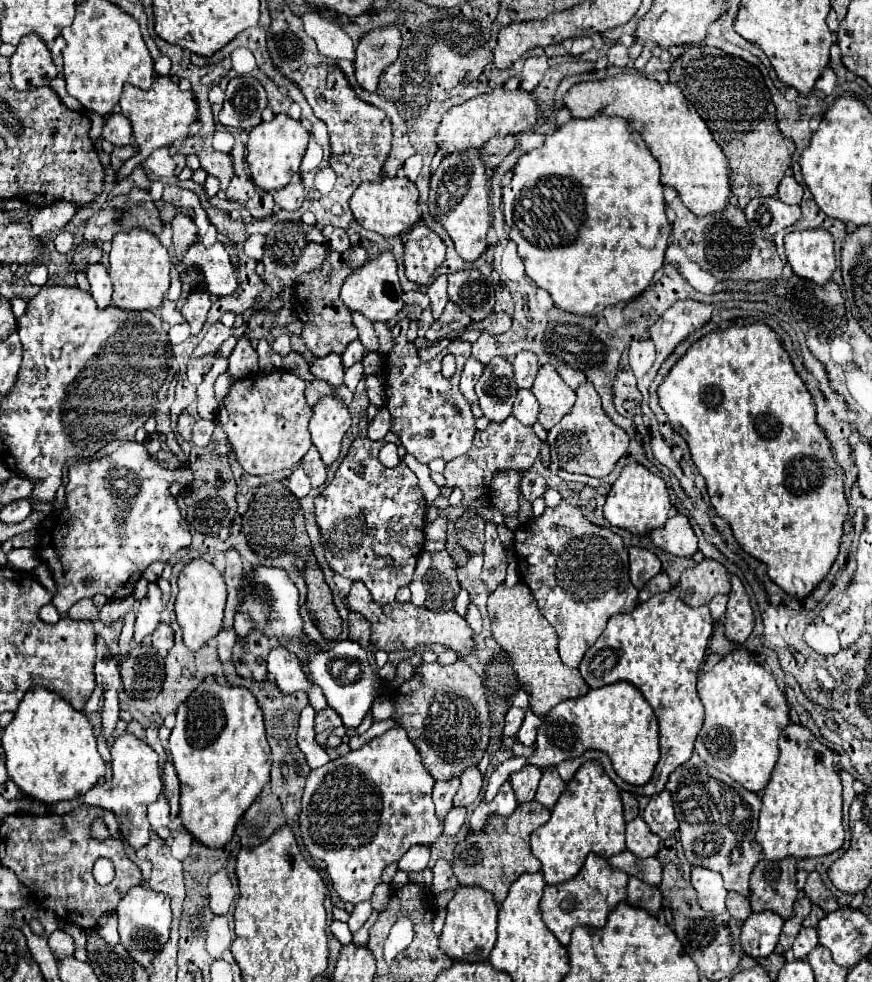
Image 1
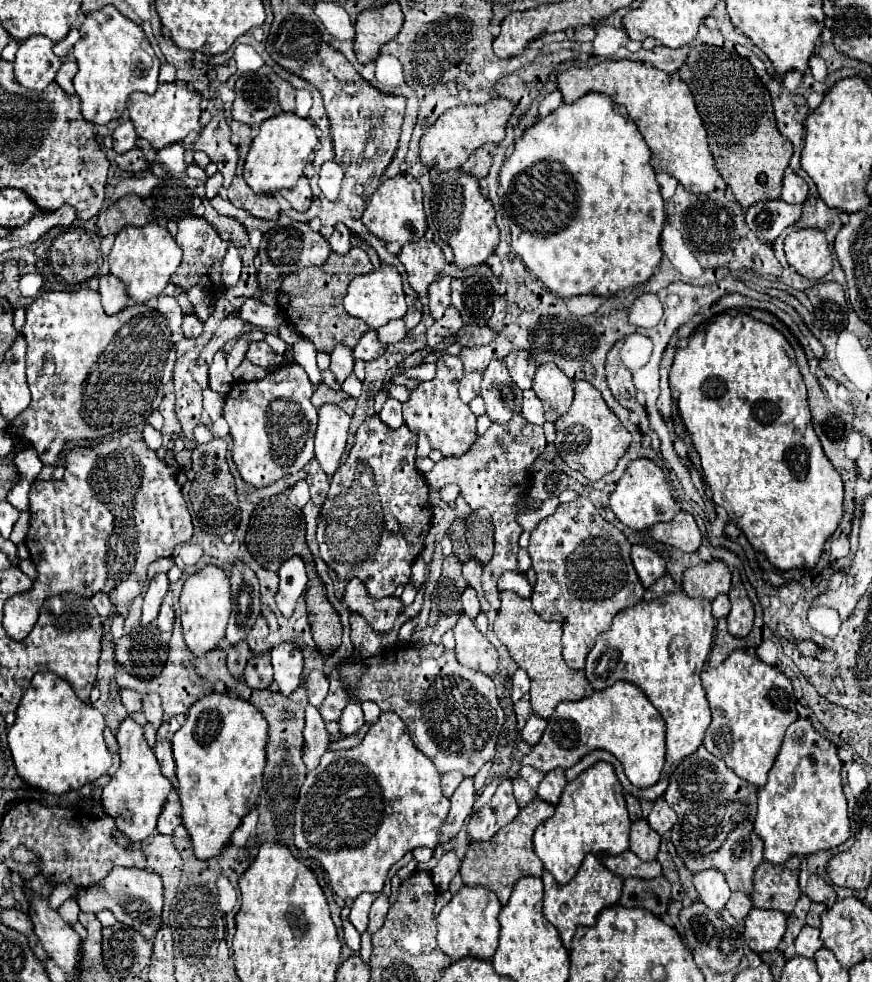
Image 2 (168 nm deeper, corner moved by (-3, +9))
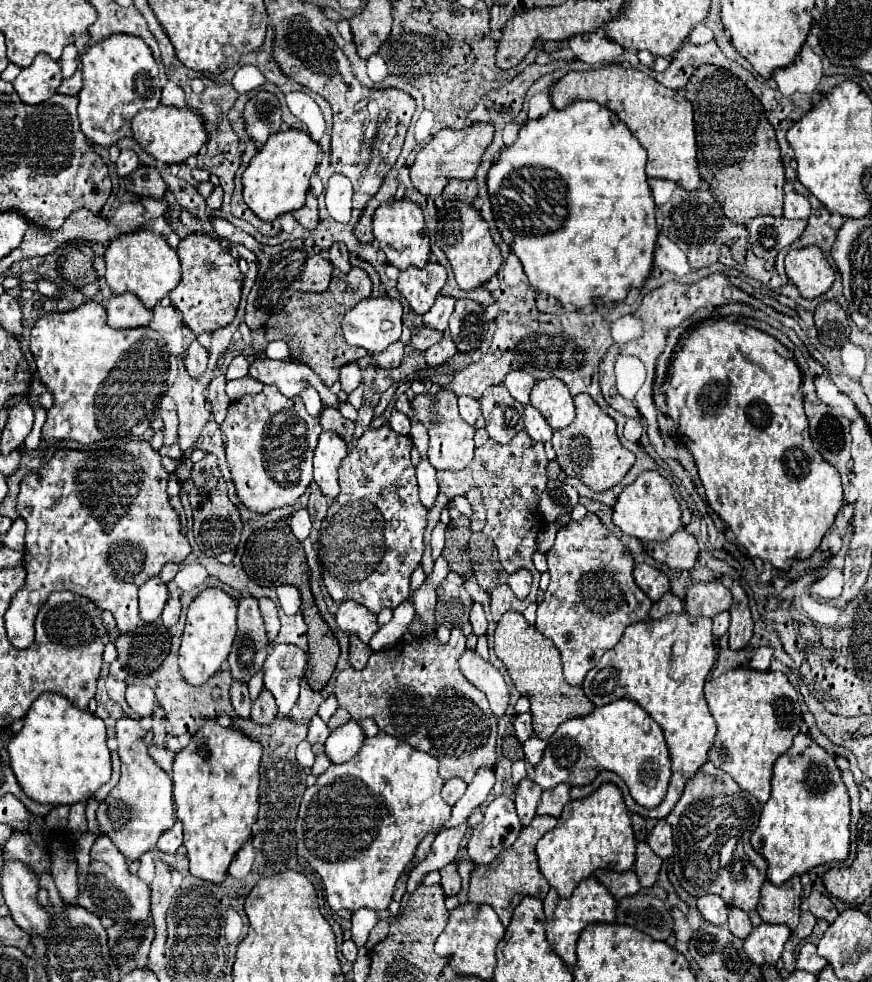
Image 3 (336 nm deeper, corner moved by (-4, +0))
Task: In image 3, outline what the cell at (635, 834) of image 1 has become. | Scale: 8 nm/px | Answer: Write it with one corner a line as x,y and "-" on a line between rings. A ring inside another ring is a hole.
639,842
637,844
637,860
635,860
635,874
639,878
639,884
649,888
657,882
659,870
661,870
663,860
659,856
653,854
653,850
649,850
647,842

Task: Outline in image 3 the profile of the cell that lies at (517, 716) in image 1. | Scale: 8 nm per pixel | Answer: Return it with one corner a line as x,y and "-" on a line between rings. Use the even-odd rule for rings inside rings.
517,714
515,718
515,734
519,738
519,742
525,742
527,738
533,736
533,728
531,728
531,714

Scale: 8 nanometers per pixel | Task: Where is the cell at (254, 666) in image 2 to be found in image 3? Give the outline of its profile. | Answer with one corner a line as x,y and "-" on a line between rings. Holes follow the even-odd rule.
263,690
261,694
259,694
259,698
253,702
253,710
251,710
251,718
253,718
253,722
257,722
257,724
269,724
269,722
273,722
273,718
277,716
277,706
275,706
275,700
273,700
273,696
269,694
269,690

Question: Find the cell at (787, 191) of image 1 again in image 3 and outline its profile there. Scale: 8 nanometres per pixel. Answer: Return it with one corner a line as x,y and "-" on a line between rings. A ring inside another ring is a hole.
795,190
785,194
785,218
789,220
807,220
811,214
811,206
809,200
801,194
797,194

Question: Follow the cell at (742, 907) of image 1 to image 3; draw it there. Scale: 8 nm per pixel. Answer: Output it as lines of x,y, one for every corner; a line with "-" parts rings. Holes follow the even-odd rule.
731,908
729,910
729,920
727,920
727,926
731,930
733,936
737,938
747,938
749,932
751,932
751,922
749,922
749,916
743,912
743,910
737,910
737,908

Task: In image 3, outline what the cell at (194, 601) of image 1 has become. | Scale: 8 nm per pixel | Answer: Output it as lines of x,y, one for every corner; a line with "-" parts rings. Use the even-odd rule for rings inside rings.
219,588
203,590
187,610
187,622
179,648
179,670
187,684
201,686
217,674
227,660
237,634
237,602

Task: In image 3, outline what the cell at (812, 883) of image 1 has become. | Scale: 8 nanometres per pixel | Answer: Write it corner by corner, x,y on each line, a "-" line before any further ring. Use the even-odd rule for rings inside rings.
811,892
809,898
807,898
807,904
809,904
809,912
815,914
815,918
823,918
823,920
827,920
829,924
839,916
837,908
833,906
833,902
829,900
827,894

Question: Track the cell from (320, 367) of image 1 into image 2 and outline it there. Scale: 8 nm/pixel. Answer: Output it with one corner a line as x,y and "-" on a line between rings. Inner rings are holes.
336,345
332,351
332,363
330,363
330,371
334,373
336,381
342,383
354,369
354,357
352,357
352,349
344,347
344,345

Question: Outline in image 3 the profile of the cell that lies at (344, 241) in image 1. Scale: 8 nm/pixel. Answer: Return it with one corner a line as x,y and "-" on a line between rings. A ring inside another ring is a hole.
337,242
337,244
333,244
333,246
329,248
329,262
331,262
335,268
339,268
341,272
349,272
349,270
351,270
349,252
347,252
347,248
345,248
341,242

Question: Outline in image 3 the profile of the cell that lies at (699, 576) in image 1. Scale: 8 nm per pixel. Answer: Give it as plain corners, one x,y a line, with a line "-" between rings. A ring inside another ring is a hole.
713,580
707,584
697,582
687,590
685,612
691,616
713,618
715,614
729,610
732,601
731,590
725,588
719,580

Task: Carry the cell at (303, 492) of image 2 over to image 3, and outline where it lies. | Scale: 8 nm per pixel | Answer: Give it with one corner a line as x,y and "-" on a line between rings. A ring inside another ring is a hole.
303,508
303,510
297,510
297,512
289,518
289,528
293,530
293,534
295,534
295,538
297,538
299,542
303,542
303,540
309,536
309,532
311,532
311,520
309,520
309,514
307,514
305,508

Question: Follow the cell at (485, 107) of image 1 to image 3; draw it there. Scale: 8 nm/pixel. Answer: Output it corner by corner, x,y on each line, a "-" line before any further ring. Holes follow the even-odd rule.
475,124
463,130
449,128
439,130
439,134
433,136
433,140
427,146
423,146
423,150
415,158
415,164
411,166
411,182
415,190
427,198
437,198
449,180
471,180
491,140
493,140
491,124

